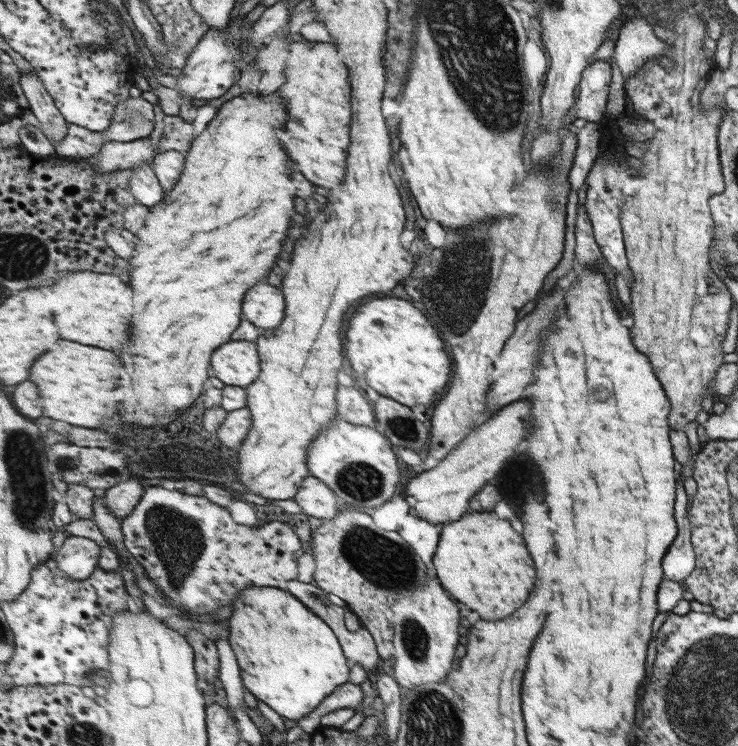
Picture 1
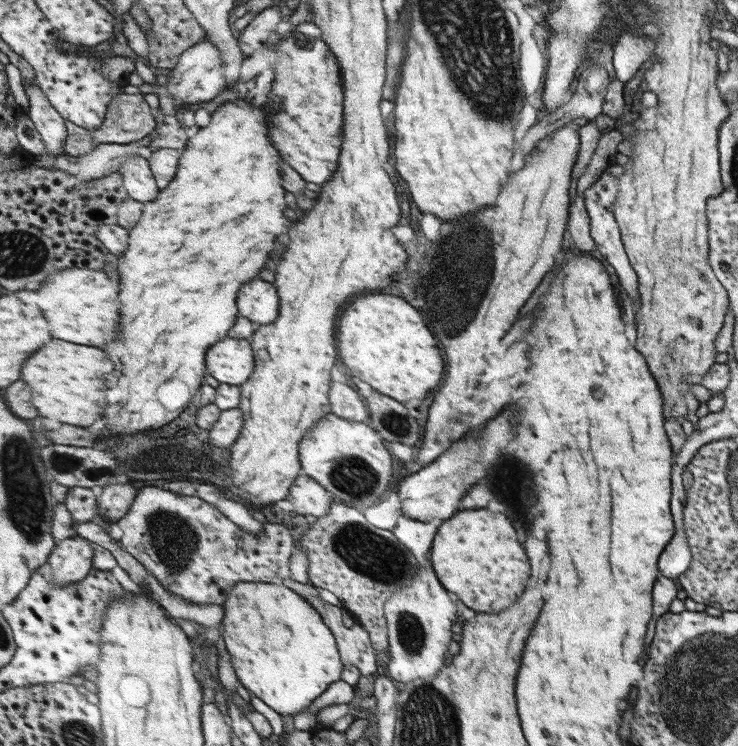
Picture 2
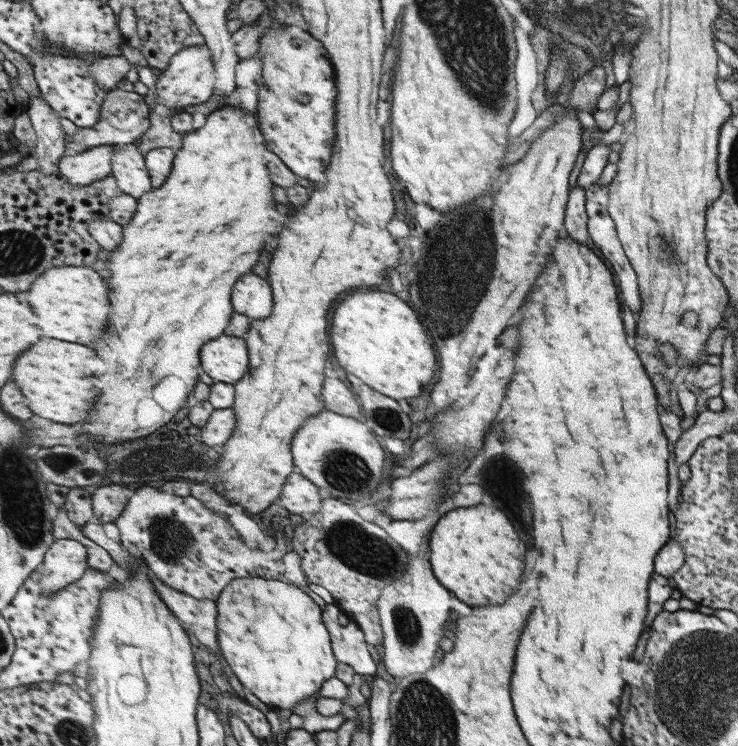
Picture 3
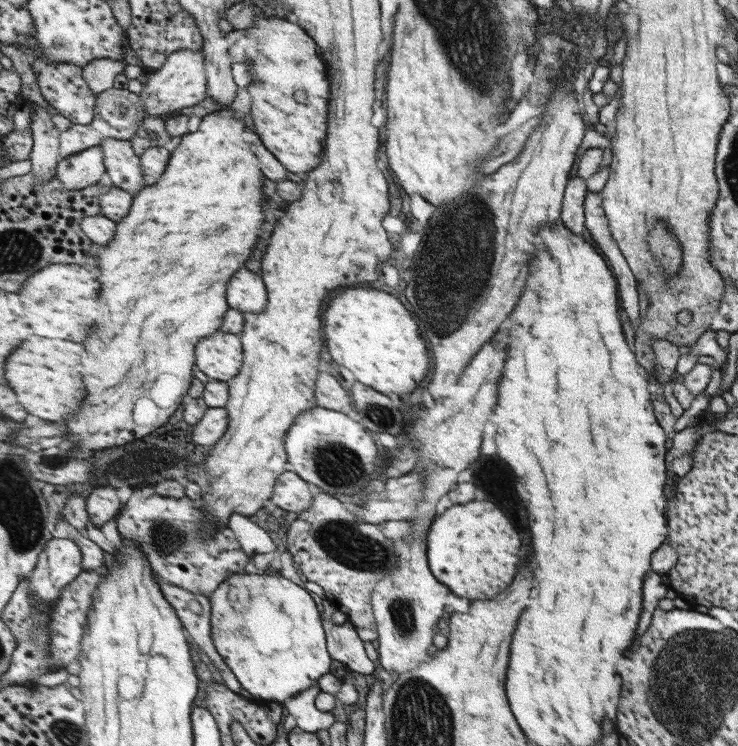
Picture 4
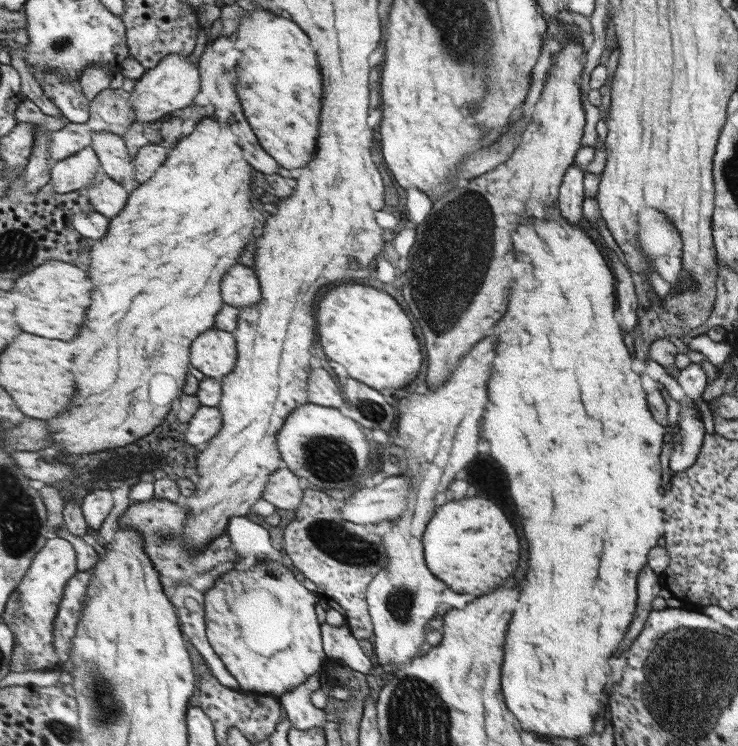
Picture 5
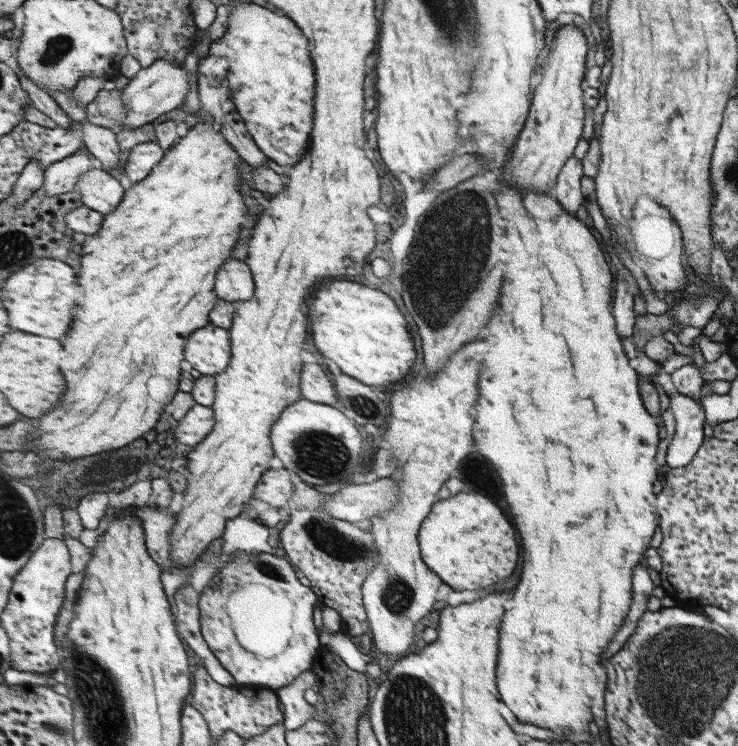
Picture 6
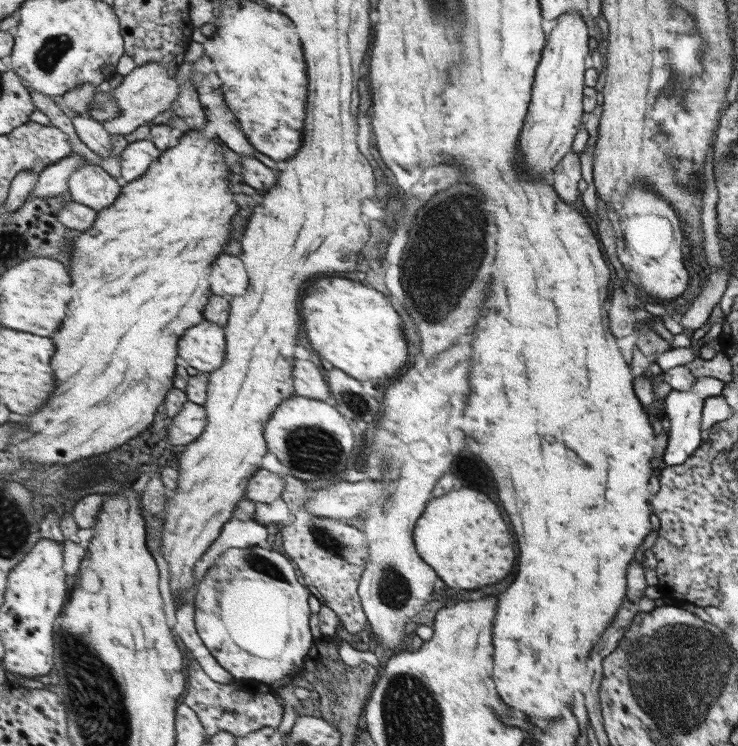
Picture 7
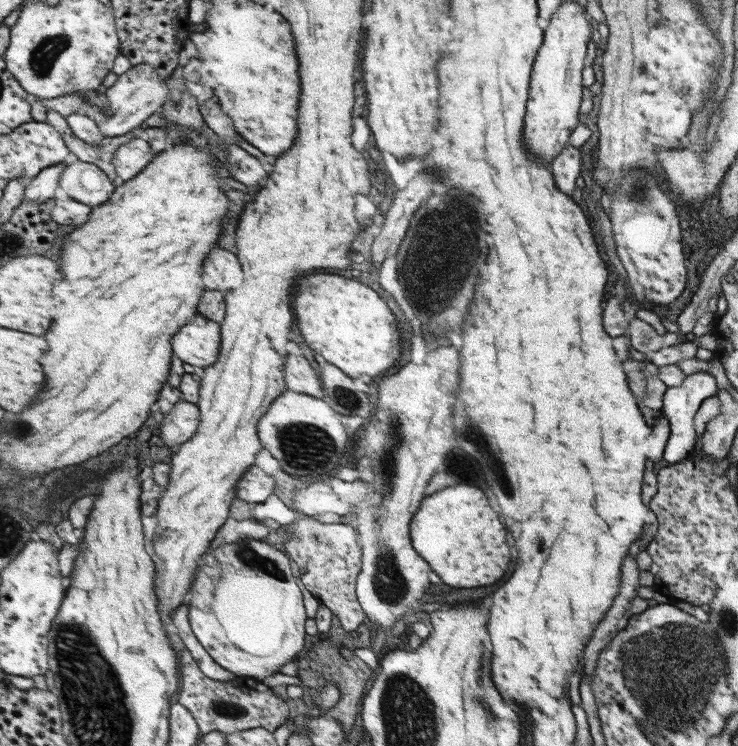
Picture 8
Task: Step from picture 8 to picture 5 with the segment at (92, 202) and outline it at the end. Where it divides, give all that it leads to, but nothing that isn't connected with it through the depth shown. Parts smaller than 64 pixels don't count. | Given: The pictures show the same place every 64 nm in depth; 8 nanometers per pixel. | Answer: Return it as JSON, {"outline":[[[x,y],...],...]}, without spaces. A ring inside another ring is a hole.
{"outline":[[[107,175],[104,179],[97,176],[88,188],[91,190],[91,201],[96,211],[108,218],[116,218],[127,209],[131,192],[111,176]]]}

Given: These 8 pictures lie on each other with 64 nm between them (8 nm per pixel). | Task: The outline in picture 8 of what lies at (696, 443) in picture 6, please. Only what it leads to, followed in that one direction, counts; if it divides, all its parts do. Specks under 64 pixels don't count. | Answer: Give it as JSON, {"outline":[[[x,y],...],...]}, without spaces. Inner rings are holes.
{"outline":[[[707,372],[688,374],[684,382],[678,387],[670,388],[663,396],[662,415],[668,419],[670,436],[664,451],[664,460],[670,465],[688,459],[693,455],[696,444],[695,416],[705,398],[715,395],[718,391],[718,380]]]}

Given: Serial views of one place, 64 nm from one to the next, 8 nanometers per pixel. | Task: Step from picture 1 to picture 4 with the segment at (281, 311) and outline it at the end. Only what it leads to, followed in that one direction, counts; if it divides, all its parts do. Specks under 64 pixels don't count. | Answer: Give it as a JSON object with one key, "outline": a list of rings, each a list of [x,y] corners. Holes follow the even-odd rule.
{"outline":[[[248,267],[236,274],[236,278],[230,282],[229,292],[231,308],[245,313],[260,314],[270,305],[267,282],[261,273]]]}

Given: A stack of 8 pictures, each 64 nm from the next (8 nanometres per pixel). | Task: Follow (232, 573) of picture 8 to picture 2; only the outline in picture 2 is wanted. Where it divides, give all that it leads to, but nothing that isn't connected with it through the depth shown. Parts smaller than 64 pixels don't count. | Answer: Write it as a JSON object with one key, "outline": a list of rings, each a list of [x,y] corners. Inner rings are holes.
{"outline":[[[242,581],[228,595],[228,603],[224,606],[227,610],[224,640],[233,656],[241,682],[278,713],[286,716],[303,713],[333,682],[342,678],[344,663],[335,636],[322,622],[320,611],[292,588],[274,582]]]}

